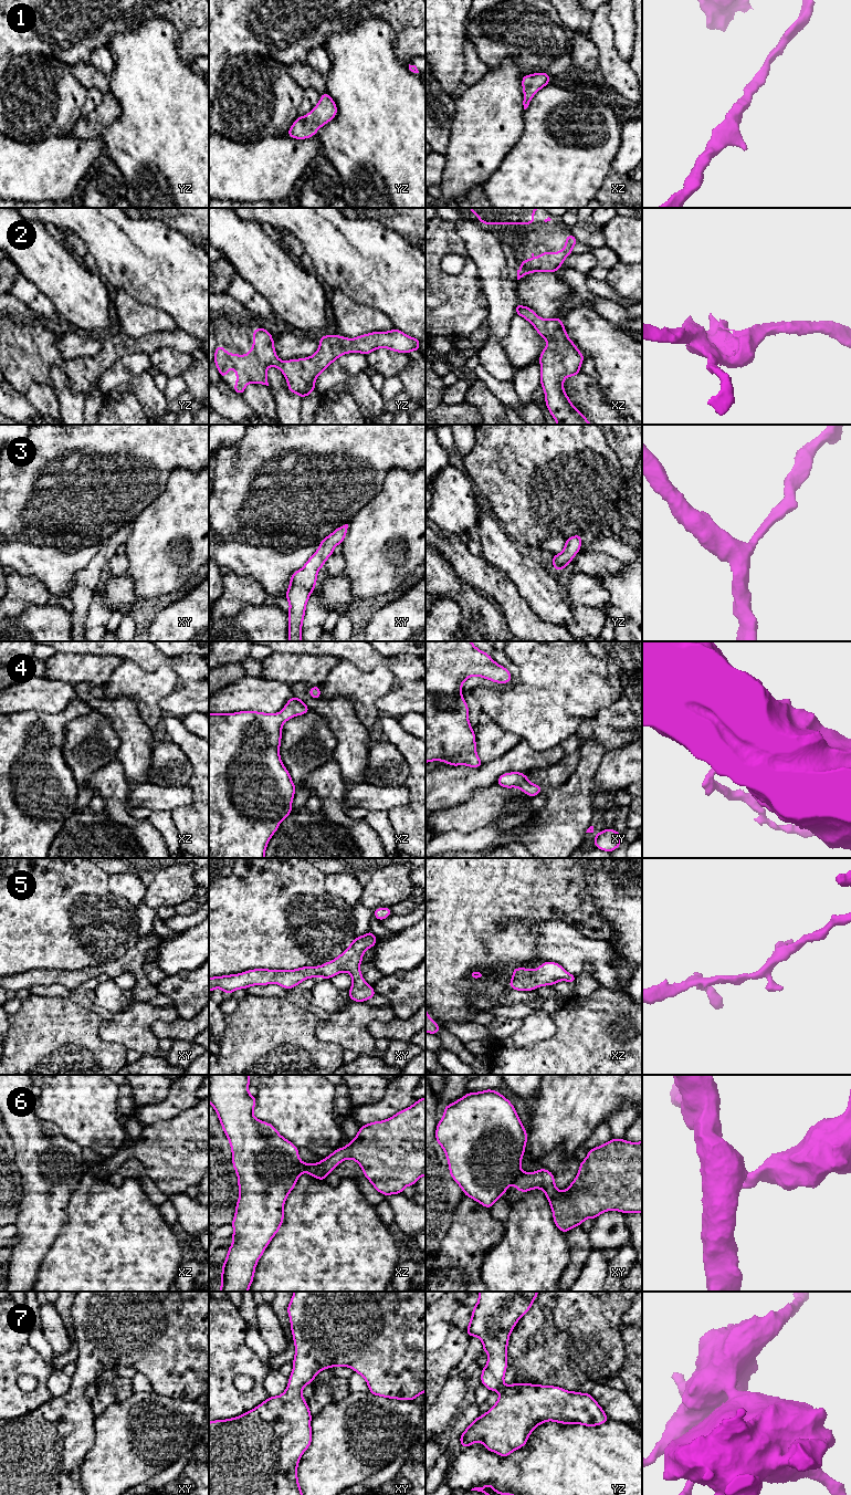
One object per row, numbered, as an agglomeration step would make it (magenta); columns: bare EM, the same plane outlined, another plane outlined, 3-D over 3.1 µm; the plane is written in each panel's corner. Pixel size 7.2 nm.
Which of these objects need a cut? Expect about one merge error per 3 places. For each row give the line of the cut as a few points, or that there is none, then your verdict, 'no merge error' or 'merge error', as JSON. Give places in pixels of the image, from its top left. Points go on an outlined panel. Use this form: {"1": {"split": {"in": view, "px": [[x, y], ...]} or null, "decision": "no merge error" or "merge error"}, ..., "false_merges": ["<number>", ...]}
{"1": {"split": null, "decision": "no merge error"}, "2": {"split": null, "decision": "no merge error"}, "3": {"split": null, "decision": "no merge error"}, "4": {"split": null, "decision": "no merge error"}, "5": {"split": null, "decision": "no merge error"}, "6": {"split": {"in": "xy", "px": [[523, 1172], [514, 1180]]}, "decision": "merge error"}, "7": {"split": null, "decision": "no merge error"}, "false_merges": ["6"]}

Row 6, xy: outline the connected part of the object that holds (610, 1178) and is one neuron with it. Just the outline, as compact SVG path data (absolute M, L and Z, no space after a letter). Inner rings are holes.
M612 1138L607 1143L590 1149L587 1158L580 1161L577 1177L564 1192L555 1186L554 1174L543 1168L536 1172L523 1172L515 1180L514 1186L519 1192L540 1188L550 1204L554 1223L563 1233L580 1226L586 1219L595 1220L607 1211L642 1213L642 1141L629 1142Z

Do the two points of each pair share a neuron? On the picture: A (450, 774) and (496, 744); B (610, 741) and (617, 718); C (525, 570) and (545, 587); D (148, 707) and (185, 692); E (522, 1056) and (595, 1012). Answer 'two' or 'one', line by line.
A: two
B: one
C: one
D: two
E: one

